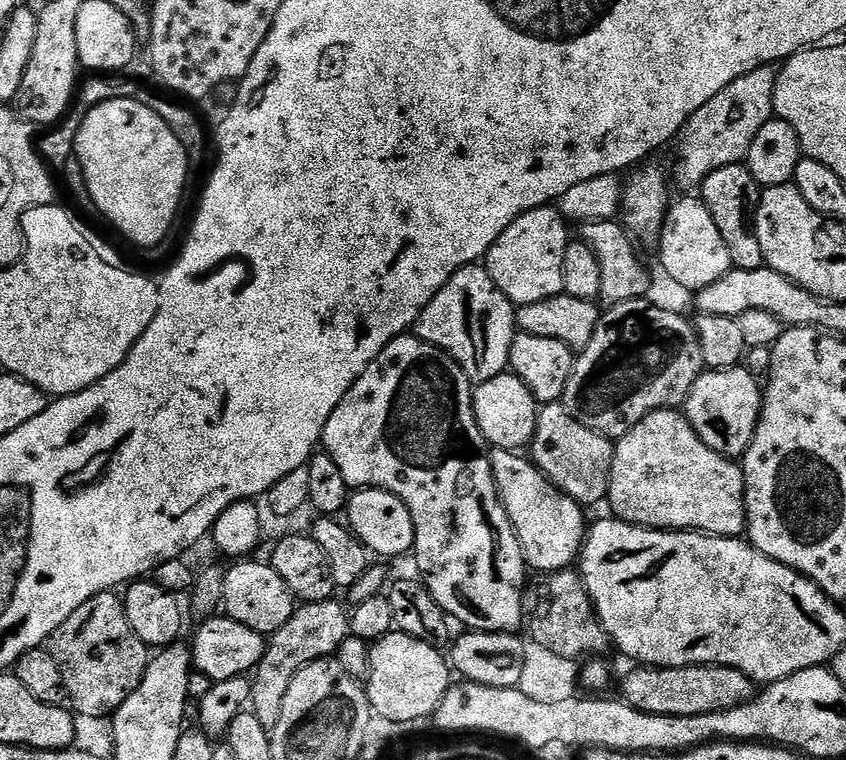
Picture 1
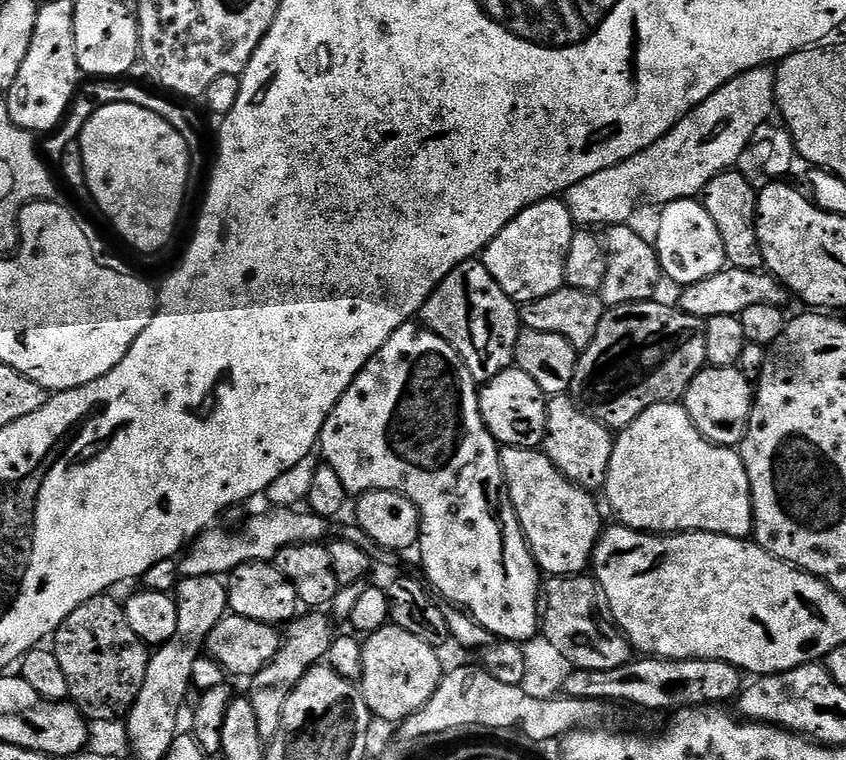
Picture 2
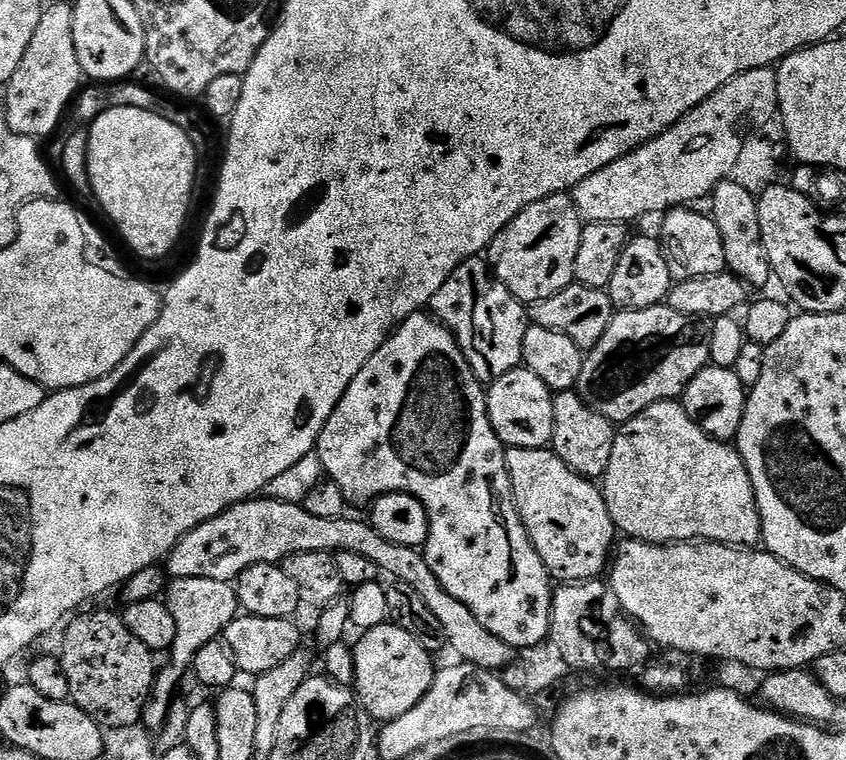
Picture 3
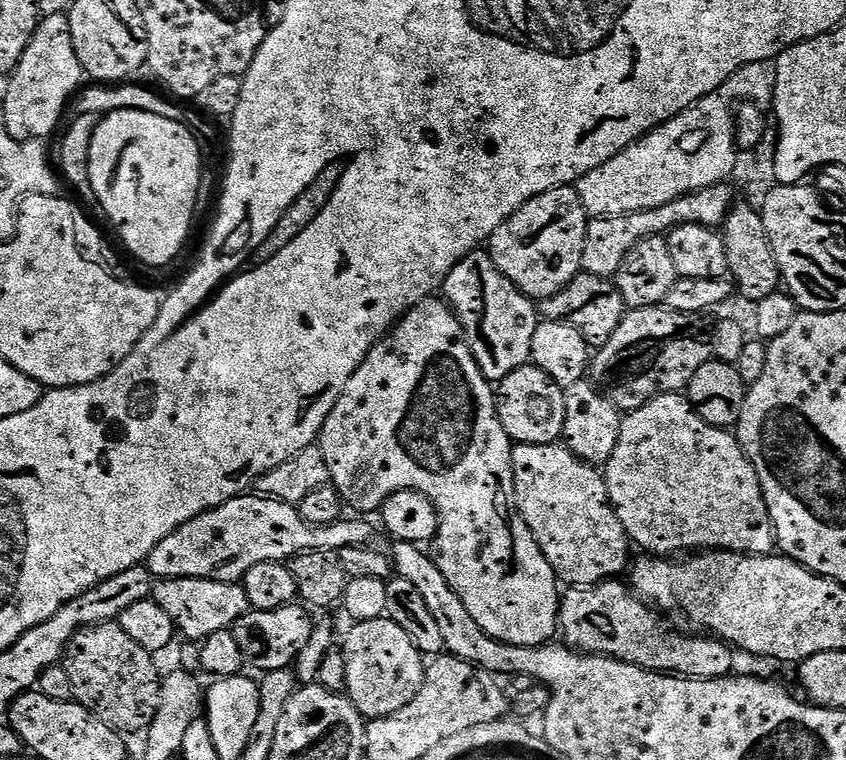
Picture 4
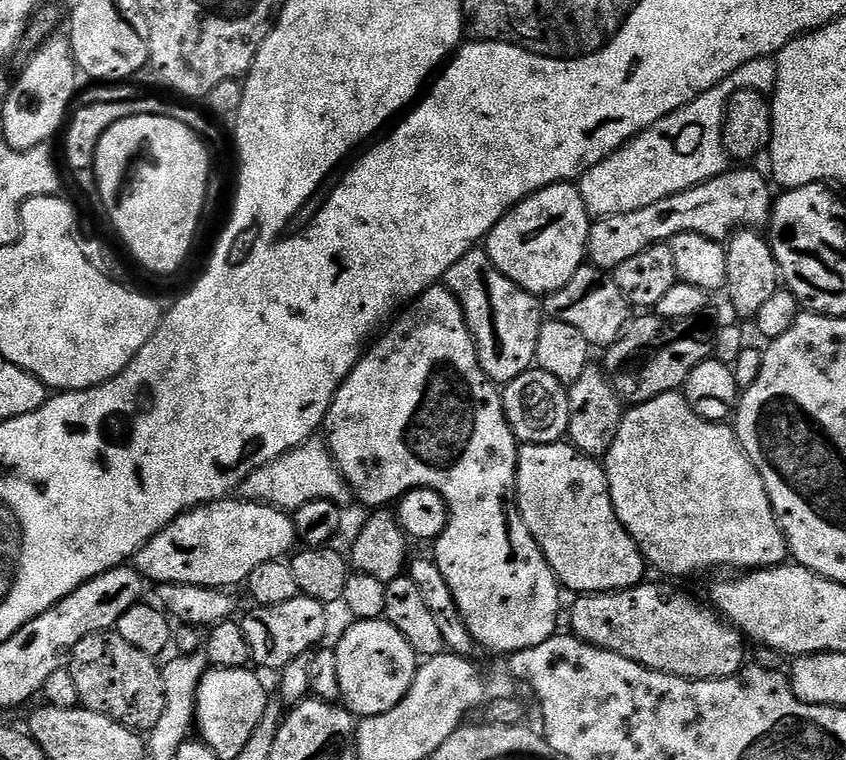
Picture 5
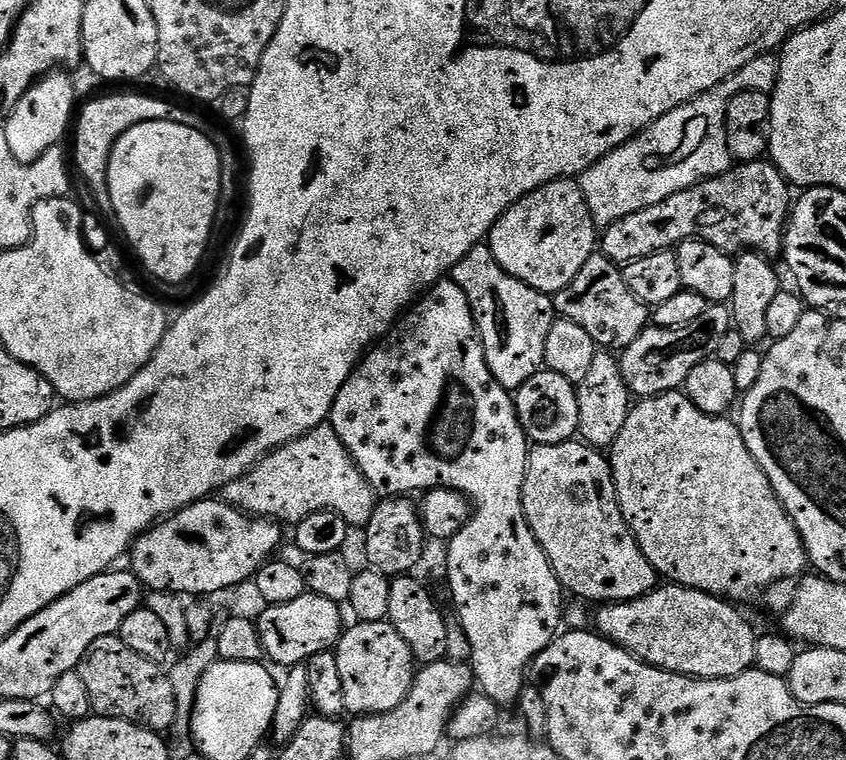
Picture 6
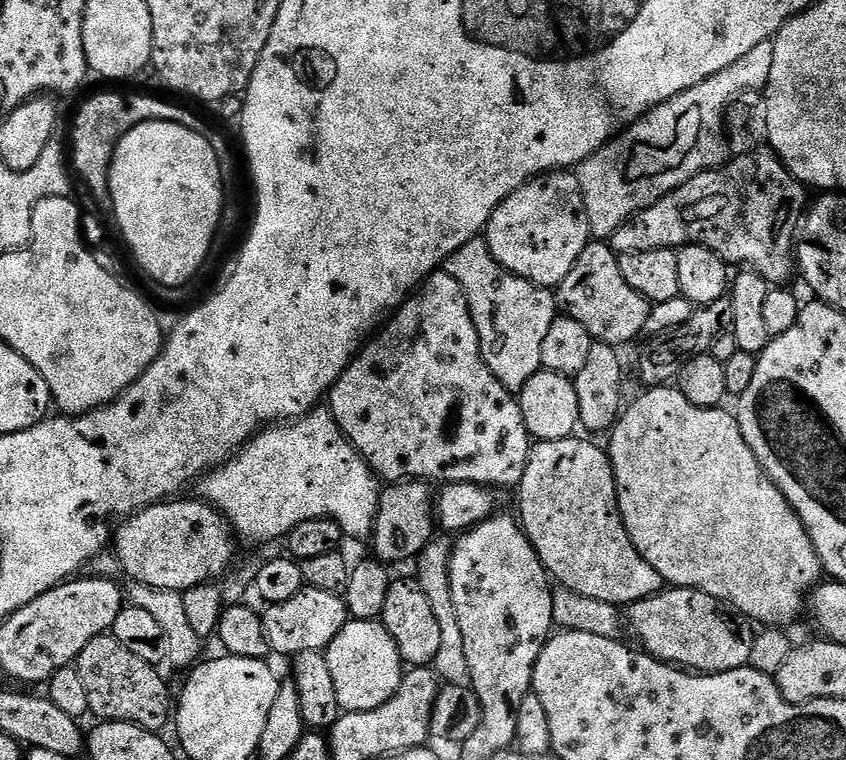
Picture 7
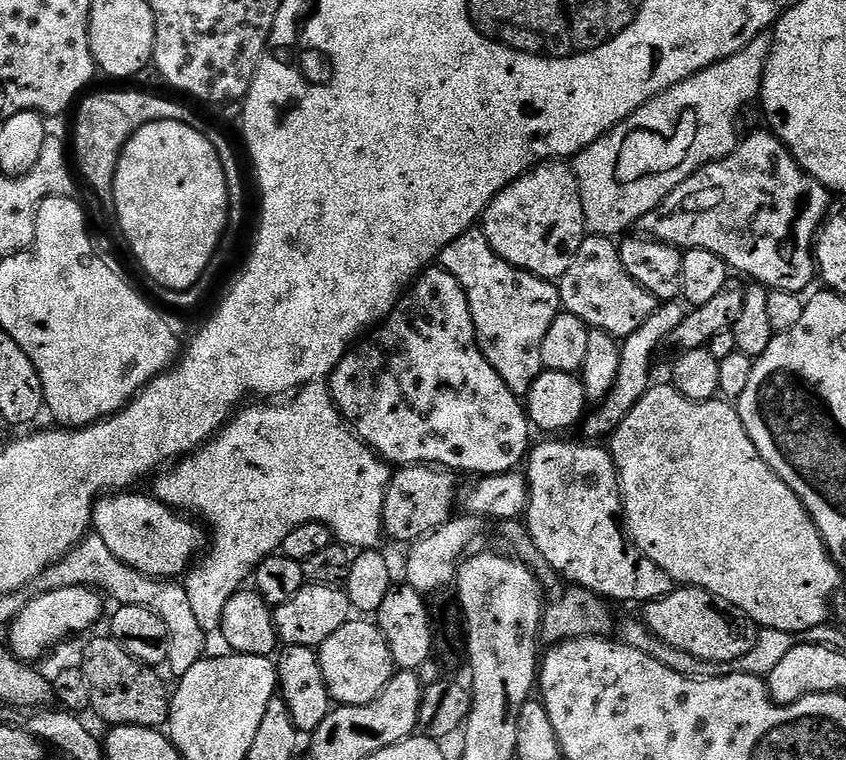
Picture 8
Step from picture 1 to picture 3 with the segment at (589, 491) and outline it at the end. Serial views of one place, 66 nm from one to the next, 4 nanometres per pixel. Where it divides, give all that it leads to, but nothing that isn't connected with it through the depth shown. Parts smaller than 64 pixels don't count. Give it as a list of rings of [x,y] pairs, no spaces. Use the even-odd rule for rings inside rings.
[[[557,392],[554,396],[554,434],[552,435],[551,451],[556,453],[570,470],[574,470],[580,476],[586,476],[596,482],[603,477],[606,466],[610,466],[610,454],[614,450],[617,425],[612,424],[598,414],[580,396],[580,393]]]

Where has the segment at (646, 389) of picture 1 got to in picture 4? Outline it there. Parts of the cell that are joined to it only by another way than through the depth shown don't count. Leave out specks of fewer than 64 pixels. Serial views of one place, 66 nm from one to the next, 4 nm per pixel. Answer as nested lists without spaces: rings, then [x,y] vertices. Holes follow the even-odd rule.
[[[666,306],[634,308],[625,311],[618,330],[610,334],[610,342],[595,349],[591,357],[590,379],[592,383],[607,396],[609,402],[624,414],[646,406],[646,402],[659,396],[665,396],[671,392],[683,393],[694,378],[696,371],[713,359],[712,334],[714,328],[704,319],[703,315],[692,316],[689,312],[675,312]]]

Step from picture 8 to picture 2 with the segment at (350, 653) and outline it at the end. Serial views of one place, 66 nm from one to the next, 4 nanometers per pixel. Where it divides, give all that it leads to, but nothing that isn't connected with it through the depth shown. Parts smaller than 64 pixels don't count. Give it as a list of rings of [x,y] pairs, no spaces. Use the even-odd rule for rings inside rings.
[[[391,622],[376,632],[367,633],[362,643],[362,678],[358,681],[358,687],[377,721],[389,720],[393,726],[399,725],[430,702],[434,690],[438,690],[442,675],[441,653],[437,649],[426,646],[422,638]]]

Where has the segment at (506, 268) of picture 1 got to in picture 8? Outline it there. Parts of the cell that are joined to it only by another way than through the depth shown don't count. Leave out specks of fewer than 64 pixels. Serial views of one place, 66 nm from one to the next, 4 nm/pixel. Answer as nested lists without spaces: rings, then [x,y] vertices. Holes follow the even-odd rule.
[[[563,159],[546,160],[512,184],[506,185],[485,210],[482,231],[492,249],[506,262],[530,274],[541,276],[543,280],[559,281],[560,276],[570,270],[570,262],[574,262],[574,254],[578,254],[578,246],[582,246],[586,235],[582,194],[573,165]]]

